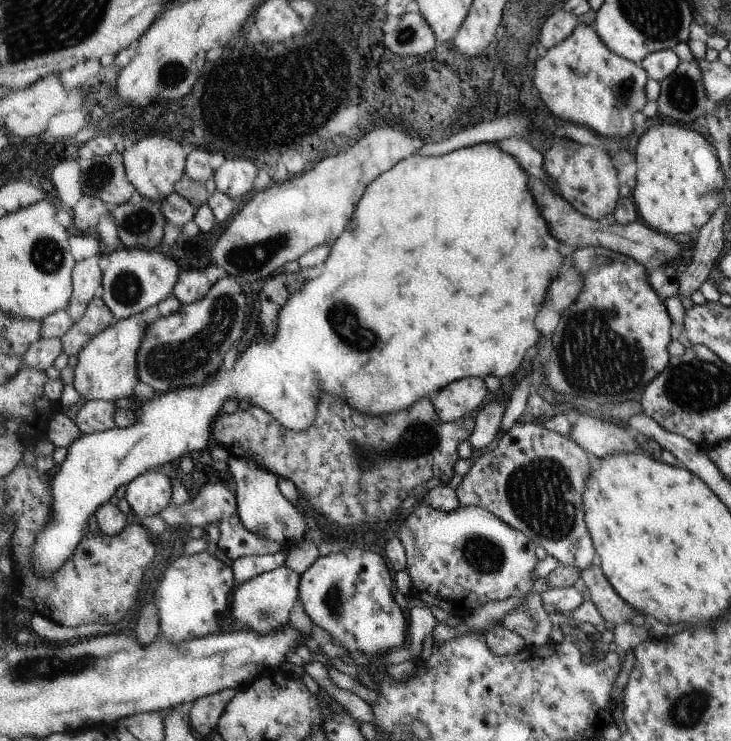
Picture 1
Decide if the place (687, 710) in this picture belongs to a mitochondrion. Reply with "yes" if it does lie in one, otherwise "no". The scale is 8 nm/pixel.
yes

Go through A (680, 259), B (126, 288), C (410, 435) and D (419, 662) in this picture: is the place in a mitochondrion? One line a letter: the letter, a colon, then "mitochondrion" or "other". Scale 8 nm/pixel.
A: other
B: mitochondrion
C: mitochondrion
D: other

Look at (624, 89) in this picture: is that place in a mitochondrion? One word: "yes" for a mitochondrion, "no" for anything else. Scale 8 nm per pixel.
yes

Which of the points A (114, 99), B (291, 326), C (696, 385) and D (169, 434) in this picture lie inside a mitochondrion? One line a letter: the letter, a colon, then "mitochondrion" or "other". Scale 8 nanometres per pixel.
A: other
B: other
C: mitochondrion
D: other

